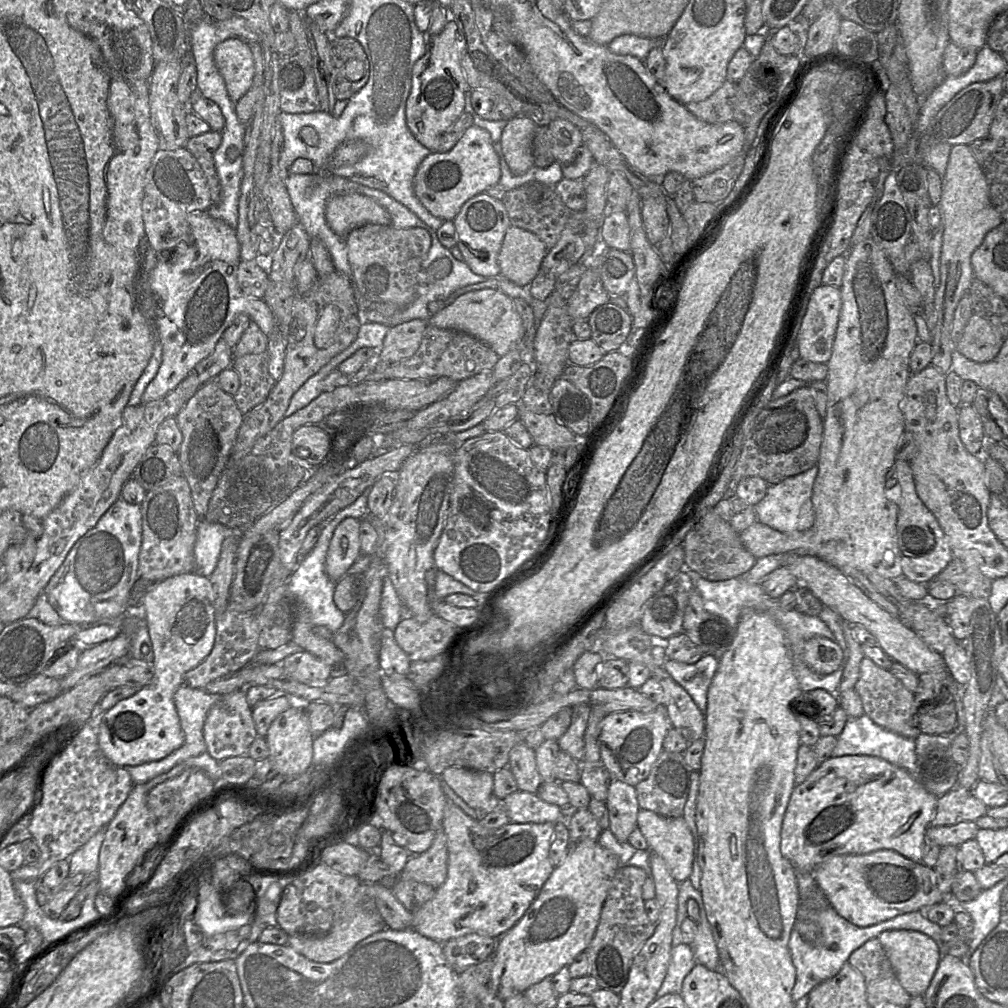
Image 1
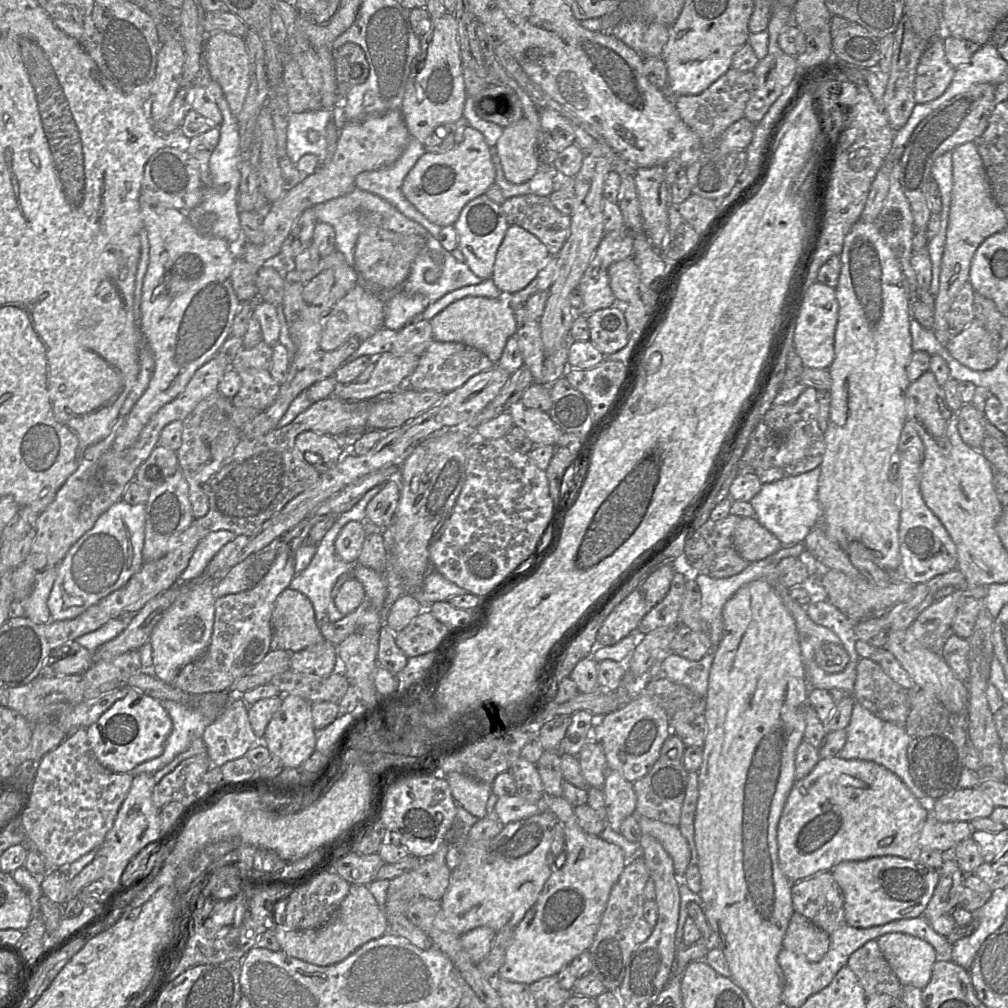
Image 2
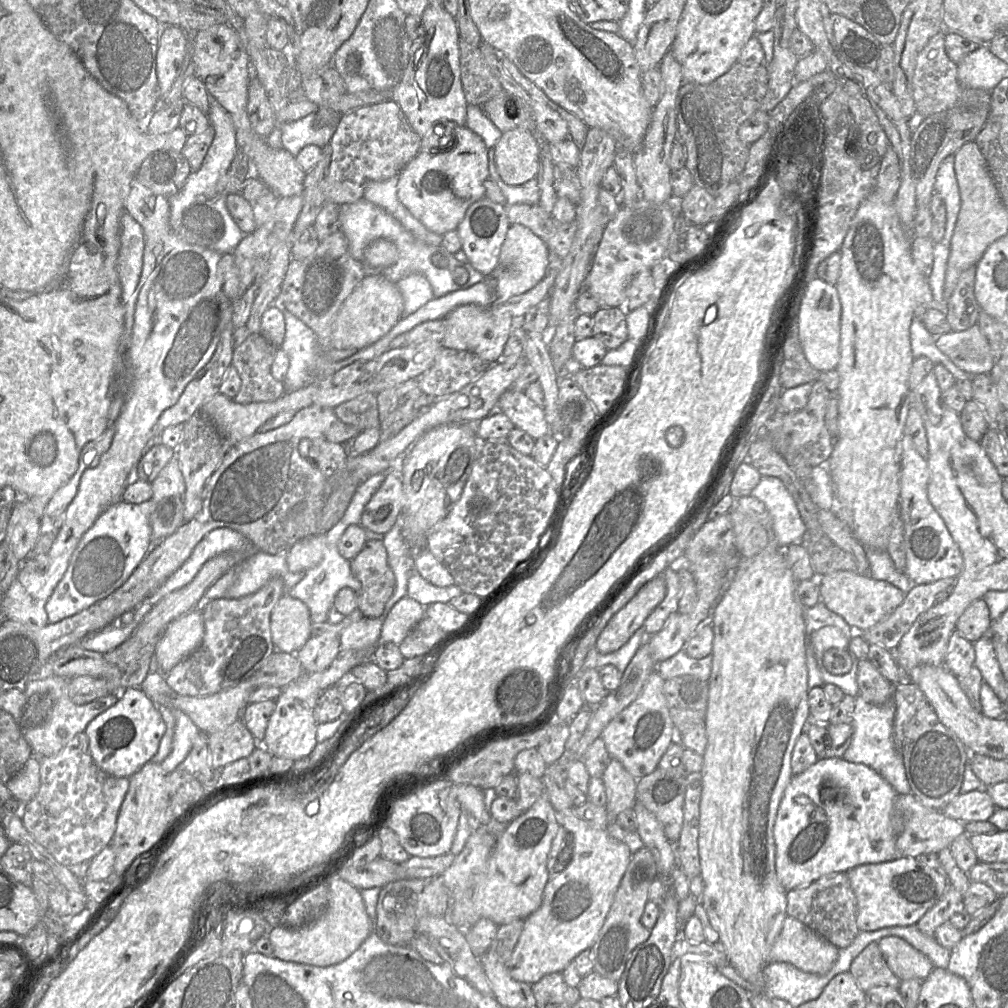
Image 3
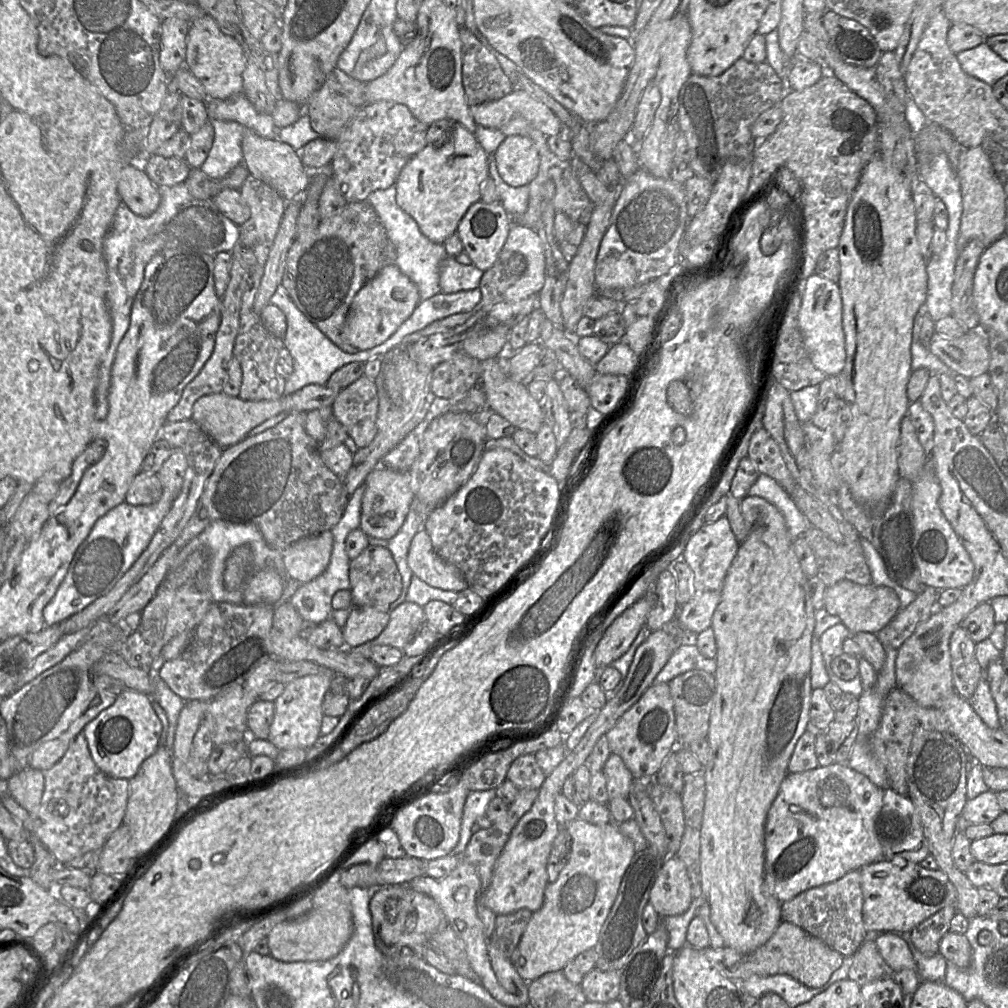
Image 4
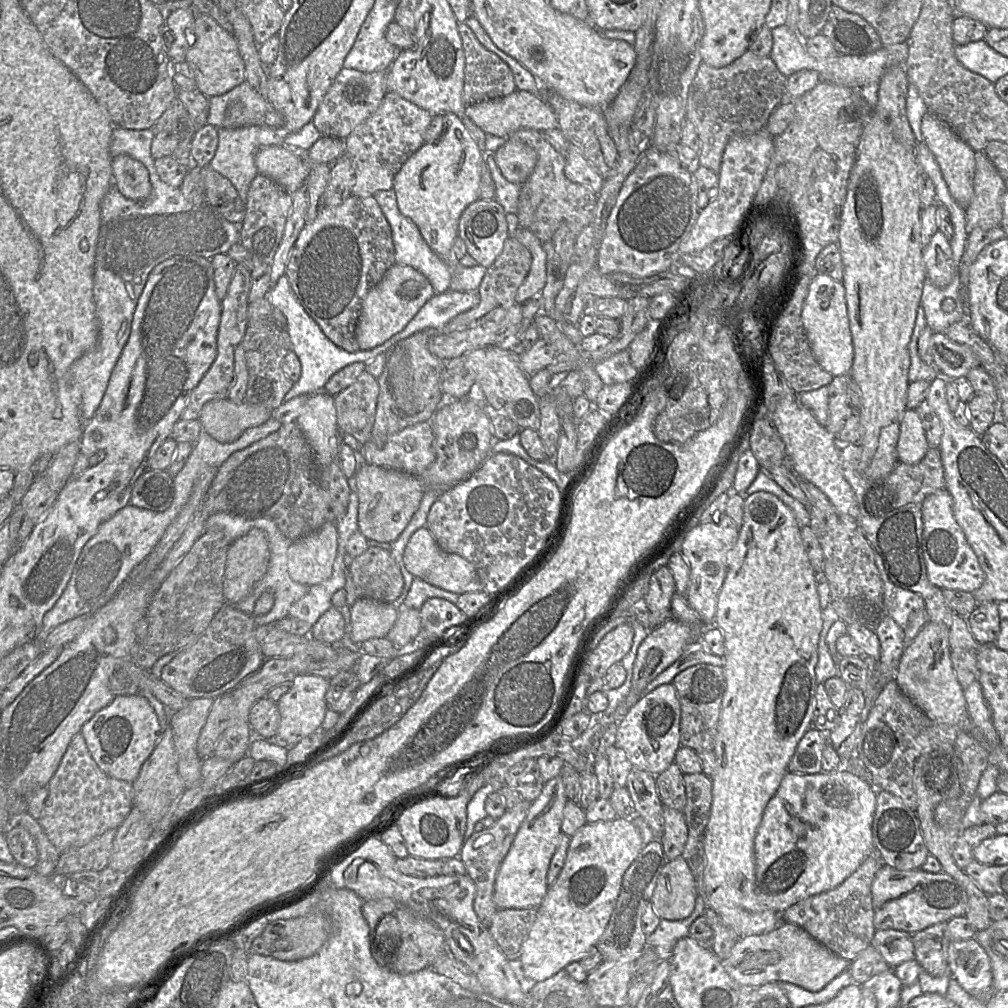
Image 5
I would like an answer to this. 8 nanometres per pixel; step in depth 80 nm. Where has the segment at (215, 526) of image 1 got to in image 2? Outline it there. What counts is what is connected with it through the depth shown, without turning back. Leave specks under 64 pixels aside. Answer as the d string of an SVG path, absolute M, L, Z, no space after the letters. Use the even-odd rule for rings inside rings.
M228 530L209 533L195 548L186 569L181 573L178 584L188 583L202 575L212 558L237 535Z

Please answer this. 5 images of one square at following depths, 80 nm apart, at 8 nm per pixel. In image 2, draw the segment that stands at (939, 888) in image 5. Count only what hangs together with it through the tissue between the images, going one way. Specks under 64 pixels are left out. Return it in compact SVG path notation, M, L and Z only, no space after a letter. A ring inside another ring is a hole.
M879 856L861 861L842 861L831 869L844 898L846 923L870 928L923 915L939 881L938 869L898 856Z

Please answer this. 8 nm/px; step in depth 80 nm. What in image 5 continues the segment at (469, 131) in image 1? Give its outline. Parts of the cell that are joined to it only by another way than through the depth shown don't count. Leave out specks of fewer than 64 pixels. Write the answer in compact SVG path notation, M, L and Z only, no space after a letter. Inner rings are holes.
M453 113L444 115L446 129L435 143L424 143L396 174L393 190L400 212L413 221L428 246L450 268L459 264L452 251L463 211L479 199L483 151L462 120Z

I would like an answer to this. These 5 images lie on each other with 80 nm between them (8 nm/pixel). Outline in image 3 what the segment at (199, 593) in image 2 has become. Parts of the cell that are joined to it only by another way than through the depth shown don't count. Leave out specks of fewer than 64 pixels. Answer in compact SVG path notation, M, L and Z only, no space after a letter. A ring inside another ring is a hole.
M195 608L171 621L156 645L161 673L166 675L201 644L205 632L202 610Z

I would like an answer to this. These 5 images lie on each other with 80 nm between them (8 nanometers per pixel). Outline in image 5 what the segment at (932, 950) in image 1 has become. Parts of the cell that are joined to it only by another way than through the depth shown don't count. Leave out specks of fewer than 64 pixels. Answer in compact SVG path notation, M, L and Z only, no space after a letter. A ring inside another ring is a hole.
M876 930L871 945L891 968L915 959L912 935L907 932Z

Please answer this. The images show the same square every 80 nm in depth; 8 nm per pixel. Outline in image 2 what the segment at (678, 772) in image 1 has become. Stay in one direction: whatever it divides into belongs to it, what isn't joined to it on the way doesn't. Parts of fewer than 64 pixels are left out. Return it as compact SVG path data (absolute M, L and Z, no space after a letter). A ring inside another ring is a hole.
M659 758L645 776L633 783L637 796L636 814L678 826L686 795L688 773L682 761Z

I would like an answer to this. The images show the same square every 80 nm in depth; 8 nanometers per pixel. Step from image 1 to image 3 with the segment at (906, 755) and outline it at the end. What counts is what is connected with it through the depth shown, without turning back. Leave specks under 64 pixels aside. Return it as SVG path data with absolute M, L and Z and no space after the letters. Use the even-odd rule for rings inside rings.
M857 696L853 715L852 741L842 758L848 762L864 764L879 773L899 795L913 794L909 785L904 761L893 742L893 723L896 705L893 697L881 706L867 703Z

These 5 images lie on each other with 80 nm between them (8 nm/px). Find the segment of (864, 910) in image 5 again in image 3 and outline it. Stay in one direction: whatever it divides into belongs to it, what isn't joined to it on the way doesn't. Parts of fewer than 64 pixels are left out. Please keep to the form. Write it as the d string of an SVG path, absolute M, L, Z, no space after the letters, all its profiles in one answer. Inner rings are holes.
M846 872L830 873L809 885L788 890L786 912L838 949L848 947L860 932L856 922L857 900Z

